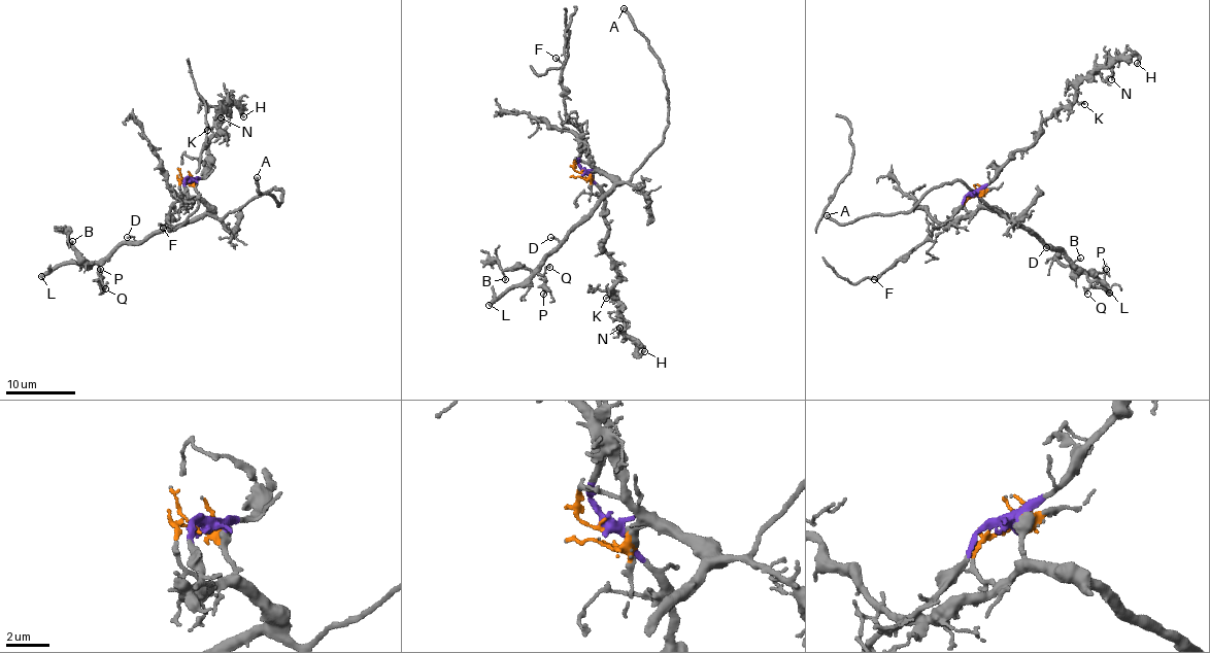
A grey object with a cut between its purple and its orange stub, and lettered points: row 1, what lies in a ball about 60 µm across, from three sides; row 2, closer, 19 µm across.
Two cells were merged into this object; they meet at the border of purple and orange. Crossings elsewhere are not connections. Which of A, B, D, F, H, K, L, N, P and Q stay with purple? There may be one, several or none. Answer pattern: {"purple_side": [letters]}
{"purple_side": ["F", "H", "K", "N"]}

